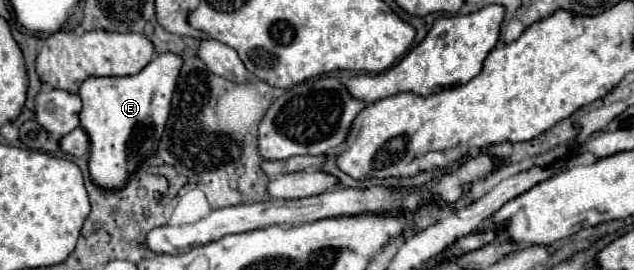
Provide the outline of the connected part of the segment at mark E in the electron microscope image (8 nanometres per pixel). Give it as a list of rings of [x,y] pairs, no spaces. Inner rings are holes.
[[[173,52],[157,54],[139,74],[121,78],[87,78],[79,96],[83,110],[79,114],[81,126],[91,140],[89,172],[91,180],[101,188],[119,188],[137,170],[137,166],[155,152],[169,118],[169,106],[175,82],[181,70],[181,56]]]

